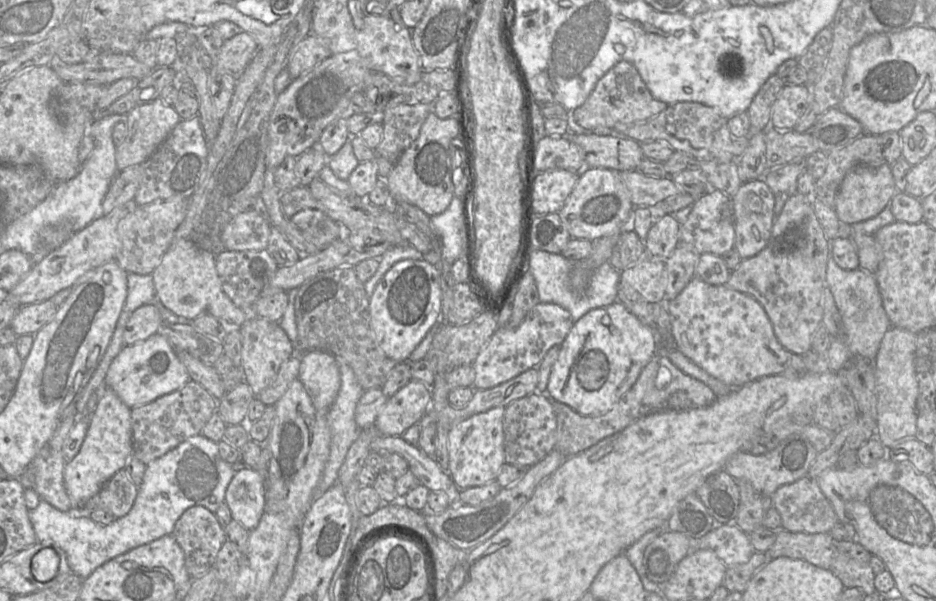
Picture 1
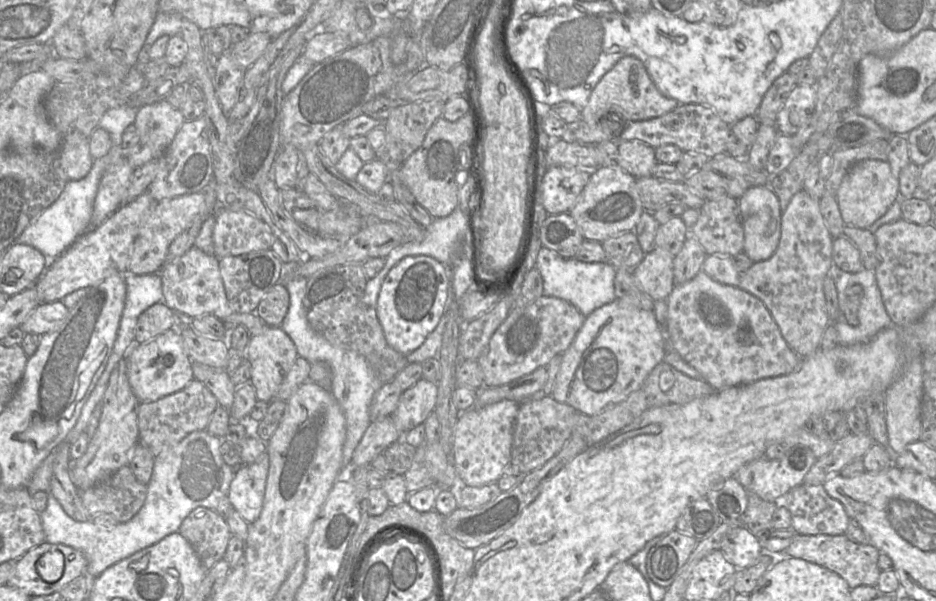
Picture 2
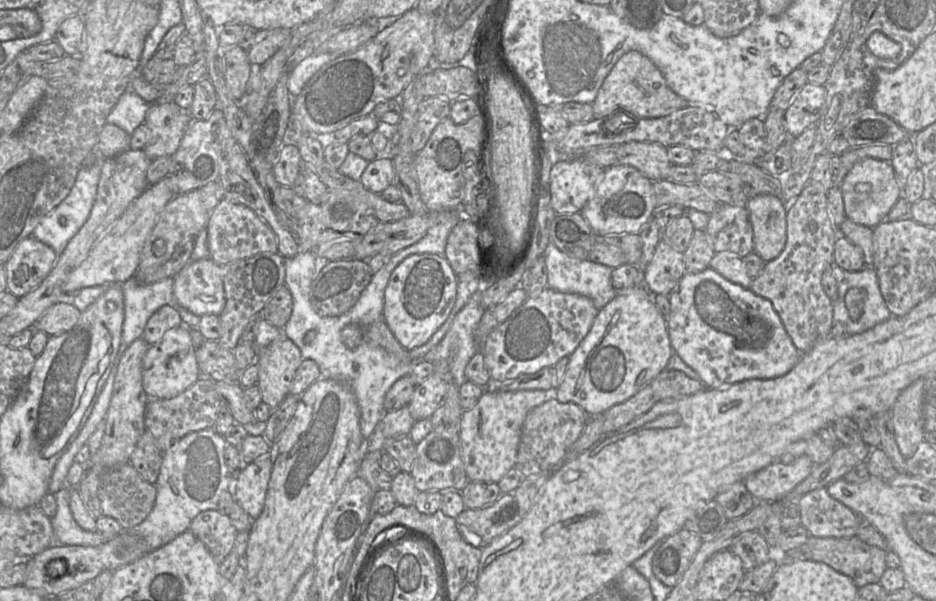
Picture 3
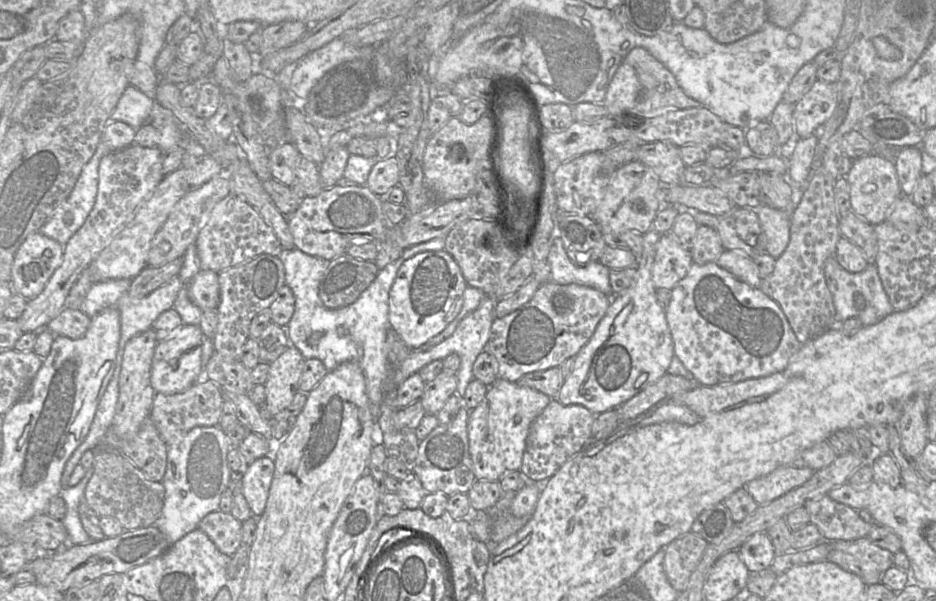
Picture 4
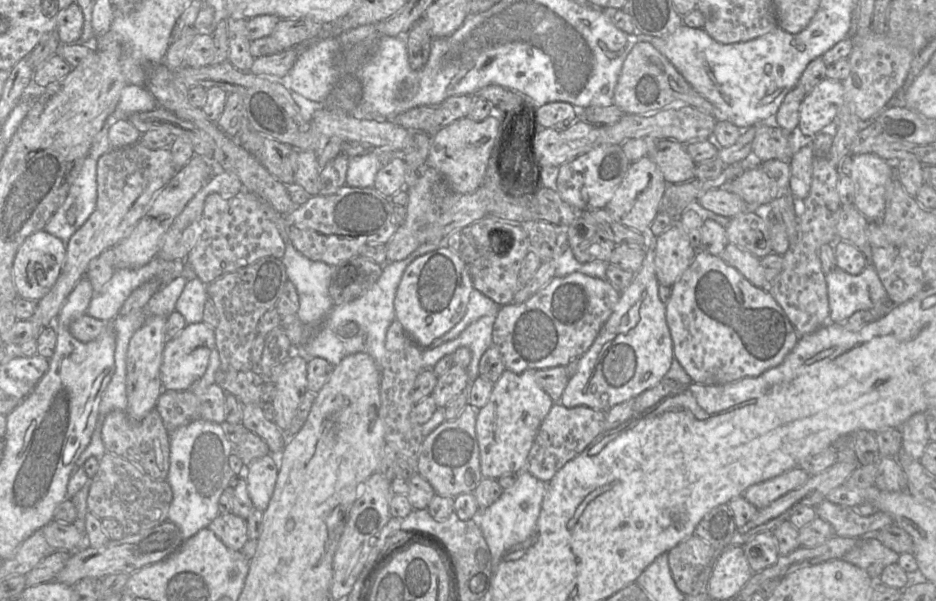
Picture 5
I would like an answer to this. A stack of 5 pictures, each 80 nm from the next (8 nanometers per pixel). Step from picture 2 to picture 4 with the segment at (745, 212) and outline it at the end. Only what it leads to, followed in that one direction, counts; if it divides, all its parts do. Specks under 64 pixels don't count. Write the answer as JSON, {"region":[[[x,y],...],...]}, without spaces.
{"region":[[[760,205],[758,208],[752,208],[756,211],[762,229],[766,236],[766,253],[777,259],[786,250],[790,239],[790,215],[778,209],[766,205]]]}

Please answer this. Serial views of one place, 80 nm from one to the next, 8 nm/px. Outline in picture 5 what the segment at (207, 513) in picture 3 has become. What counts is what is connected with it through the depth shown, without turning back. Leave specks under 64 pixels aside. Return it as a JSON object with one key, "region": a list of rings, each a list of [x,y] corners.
{"region":[[[232,512],[220,514],[207,526],[229,549],[239,551],[249,540],[246,519]]]}

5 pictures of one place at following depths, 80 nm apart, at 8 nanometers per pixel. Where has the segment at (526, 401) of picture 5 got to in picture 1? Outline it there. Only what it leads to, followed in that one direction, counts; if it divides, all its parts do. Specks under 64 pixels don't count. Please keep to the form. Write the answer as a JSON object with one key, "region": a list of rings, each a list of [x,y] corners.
{"region":[[[498,406],[474,414],[453,425],[448,432],[448,474],[459,489],[484,486],[496,480],[505,461],[503,417],[505,407]]]}

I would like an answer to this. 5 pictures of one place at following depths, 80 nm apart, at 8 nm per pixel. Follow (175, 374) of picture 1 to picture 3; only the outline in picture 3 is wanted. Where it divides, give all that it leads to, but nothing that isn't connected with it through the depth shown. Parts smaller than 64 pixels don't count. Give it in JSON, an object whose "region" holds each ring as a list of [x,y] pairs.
{"region":[[[180,325],[164,333],[161,340],[150,345],[142,361],[142,385],[149,399],[172,398],[192,386],[202,373],[188,327]]]}

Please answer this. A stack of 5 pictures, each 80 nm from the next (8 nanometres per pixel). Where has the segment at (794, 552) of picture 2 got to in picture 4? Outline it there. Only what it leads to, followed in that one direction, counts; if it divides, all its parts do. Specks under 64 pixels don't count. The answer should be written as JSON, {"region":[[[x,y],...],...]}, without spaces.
{"region":[[[862,537],[830,541],[826,560],[856,574],[866,585],[873,585],[881,583],[887,569],[893,566],[894,554]]]}

